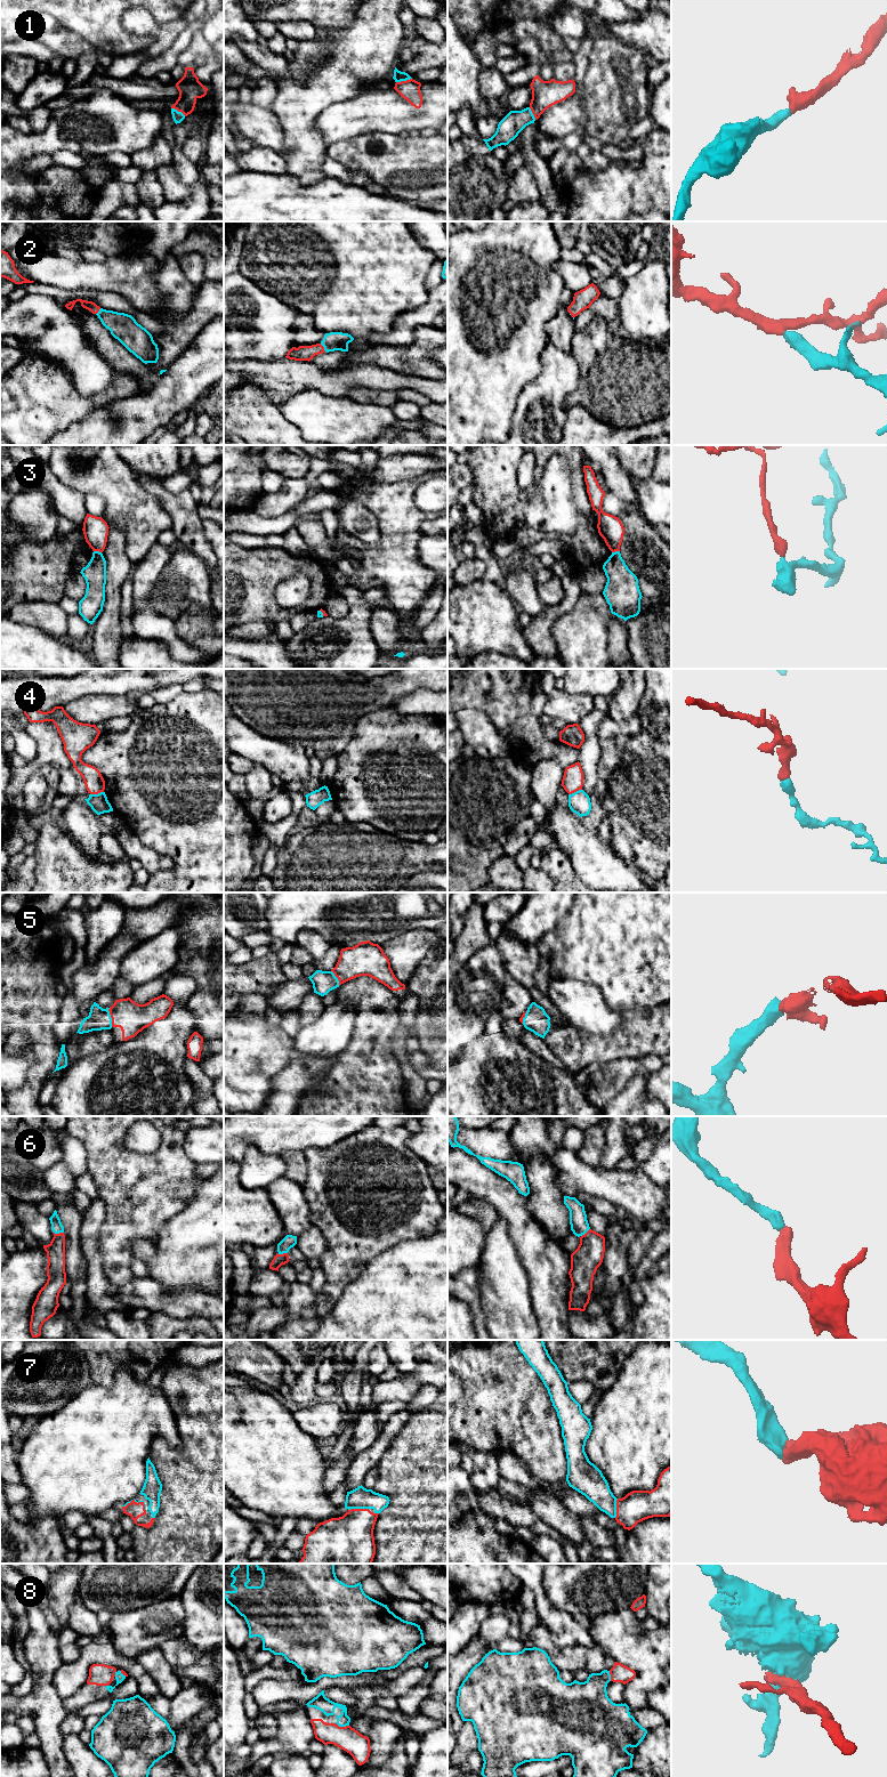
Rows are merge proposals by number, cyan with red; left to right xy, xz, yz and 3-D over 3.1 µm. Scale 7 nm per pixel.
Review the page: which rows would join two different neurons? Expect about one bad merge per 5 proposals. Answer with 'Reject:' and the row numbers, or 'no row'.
Reject: 3, 4

